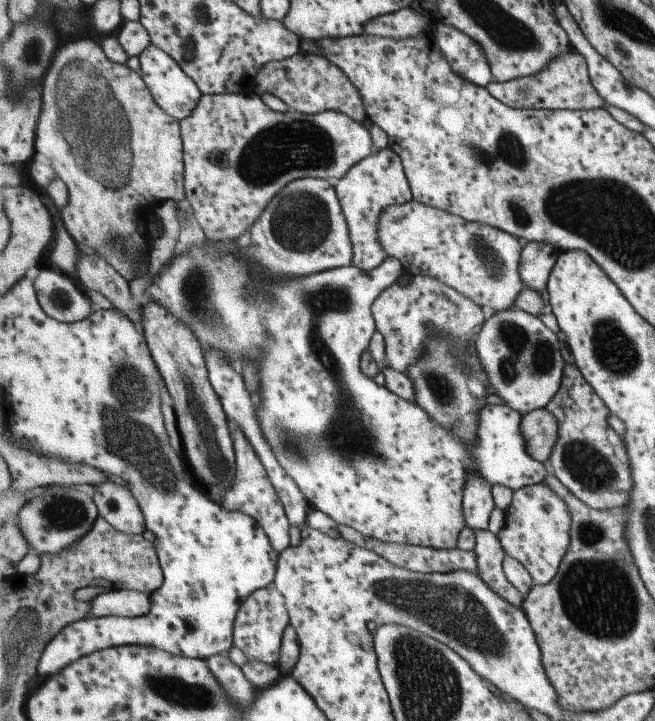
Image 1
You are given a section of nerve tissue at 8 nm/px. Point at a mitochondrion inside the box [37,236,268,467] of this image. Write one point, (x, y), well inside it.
(196, 293)

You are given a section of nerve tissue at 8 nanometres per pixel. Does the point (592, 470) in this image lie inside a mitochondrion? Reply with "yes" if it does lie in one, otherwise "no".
yes

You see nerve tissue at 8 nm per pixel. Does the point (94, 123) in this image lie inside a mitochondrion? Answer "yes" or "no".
yes

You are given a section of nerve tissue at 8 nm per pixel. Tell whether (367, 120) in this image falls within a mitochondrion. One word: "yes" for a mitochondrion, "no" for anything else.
no

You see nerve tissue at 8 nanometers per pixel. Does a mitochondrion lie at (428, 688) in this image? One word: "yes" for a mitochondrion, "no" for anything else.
yes

